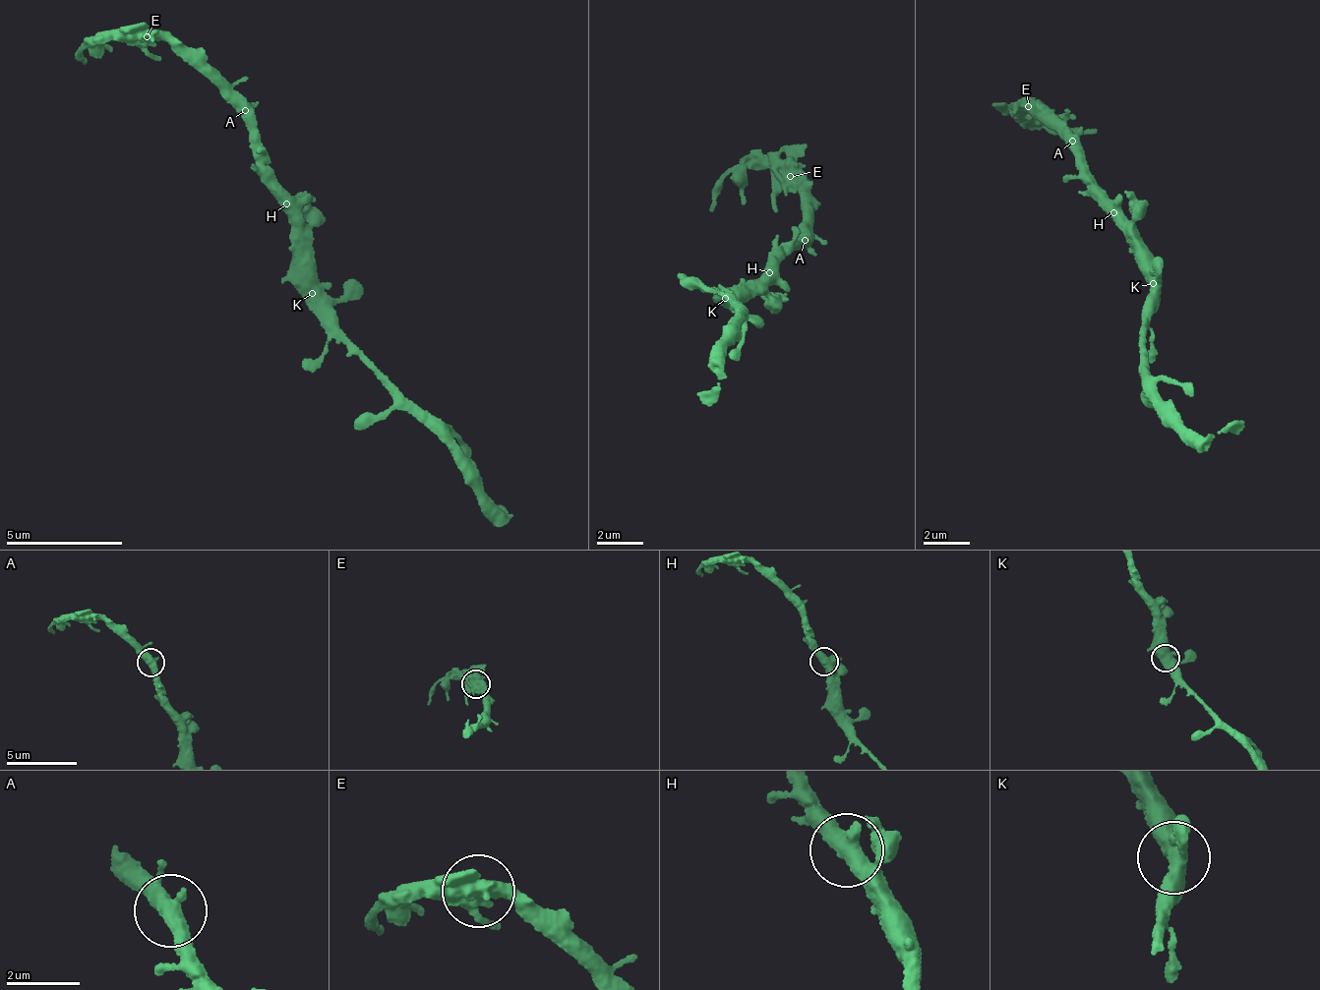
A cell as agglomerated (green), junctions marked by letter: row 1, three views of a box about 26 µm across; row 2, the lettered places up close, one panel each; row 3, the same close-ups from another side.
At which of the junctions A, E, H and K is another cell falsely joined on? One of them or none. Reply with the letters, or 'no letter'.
E

